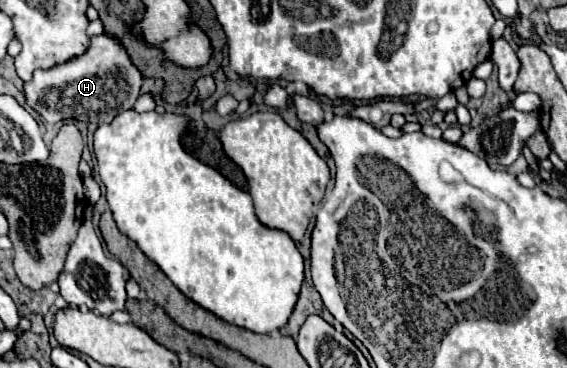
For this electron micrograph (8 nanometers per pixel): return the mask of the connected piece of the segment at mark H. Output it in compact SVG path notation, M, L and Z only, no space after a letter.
M101 34L91 38L83 56L75 56L75 60L67 60L67 64L57 64L49 70L35 70L33 78L23 86L23 96L25 102L51 124L61 120L109 124L119 112L133 108L139 90L141 72L131 64L125 48L119 40Z

